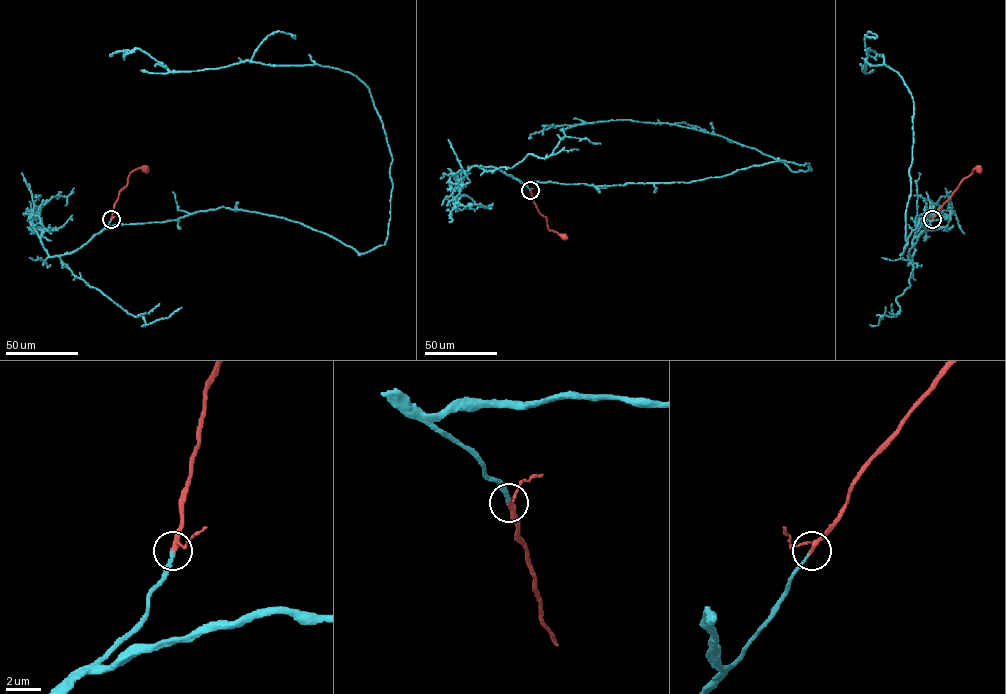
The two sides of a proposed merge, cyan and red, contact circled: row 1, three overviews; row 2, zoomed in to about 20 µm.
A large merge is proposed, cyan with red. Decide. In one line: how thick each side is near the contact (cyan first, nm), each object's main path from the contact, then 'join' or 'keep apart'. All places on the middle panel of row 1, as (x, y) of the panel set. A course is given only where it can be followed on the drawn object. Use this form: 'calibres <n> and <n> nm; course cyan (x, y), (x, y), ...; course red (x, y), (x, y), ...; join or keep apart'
calibres 170 and 200 nm; course cyan (530, 190), (690, 182), (784, 160), (811, 169), (667, 123), (565, 125), (529, 138); course red (530, 190), (538, 211), (546, 218), (548, 229), (564, 236); join

